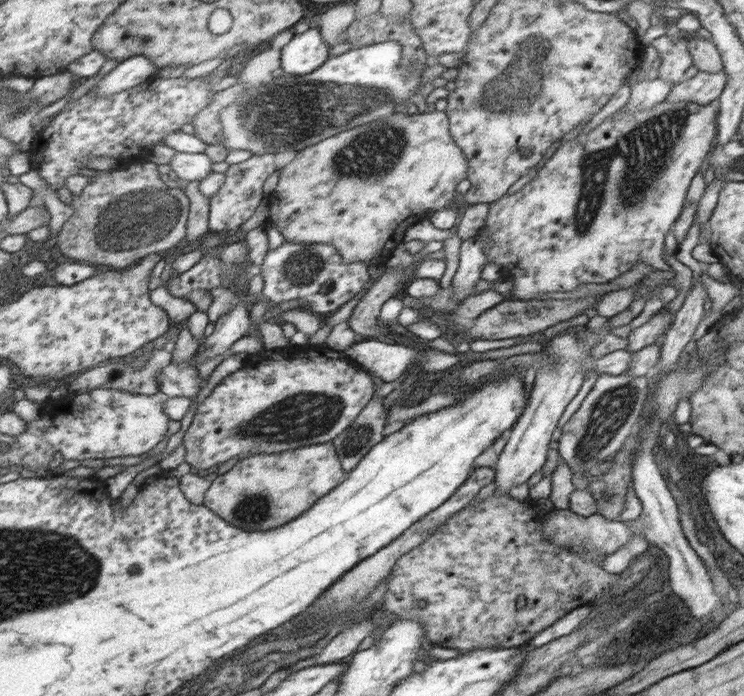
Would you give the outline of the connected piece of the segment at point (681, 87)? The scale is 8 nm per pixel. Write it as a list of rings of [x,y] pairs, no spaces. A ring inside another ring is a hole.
[[[698,71],[693,77],[687,80],[680,80],[671,87],[664,100],[668,102],[696,102],[703,106],[709,102],[716,101],[724,82],[726,74],[719,72]]]

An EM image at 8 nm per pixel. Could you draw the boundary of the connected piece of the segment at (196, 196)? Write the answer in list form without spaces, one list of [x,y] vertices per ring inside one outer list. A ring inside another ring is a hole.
[[[201,180],[187,182],[187,195],[191,198],[191,216],[187,218],[187,243],[199,241],[210,227],[210,199],[201,193]]]

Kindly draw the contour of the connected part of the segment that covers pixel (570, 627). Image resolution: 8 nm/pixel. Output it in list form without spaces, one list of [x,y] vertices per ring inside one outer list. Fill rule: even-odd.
[[[588,605],[577,606],[577,608],[573,608],[573,610],[554,621],[551,626],[537,632],[528,644],[532,648],[539,647],[560,636],[570,634],[579,626],[582,620],[587,619],[589,616],[591,616],[591,612]]]

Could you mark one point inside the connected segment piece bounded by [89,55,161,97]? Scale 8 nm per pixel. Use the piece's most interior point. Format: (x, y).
(132, 72)

